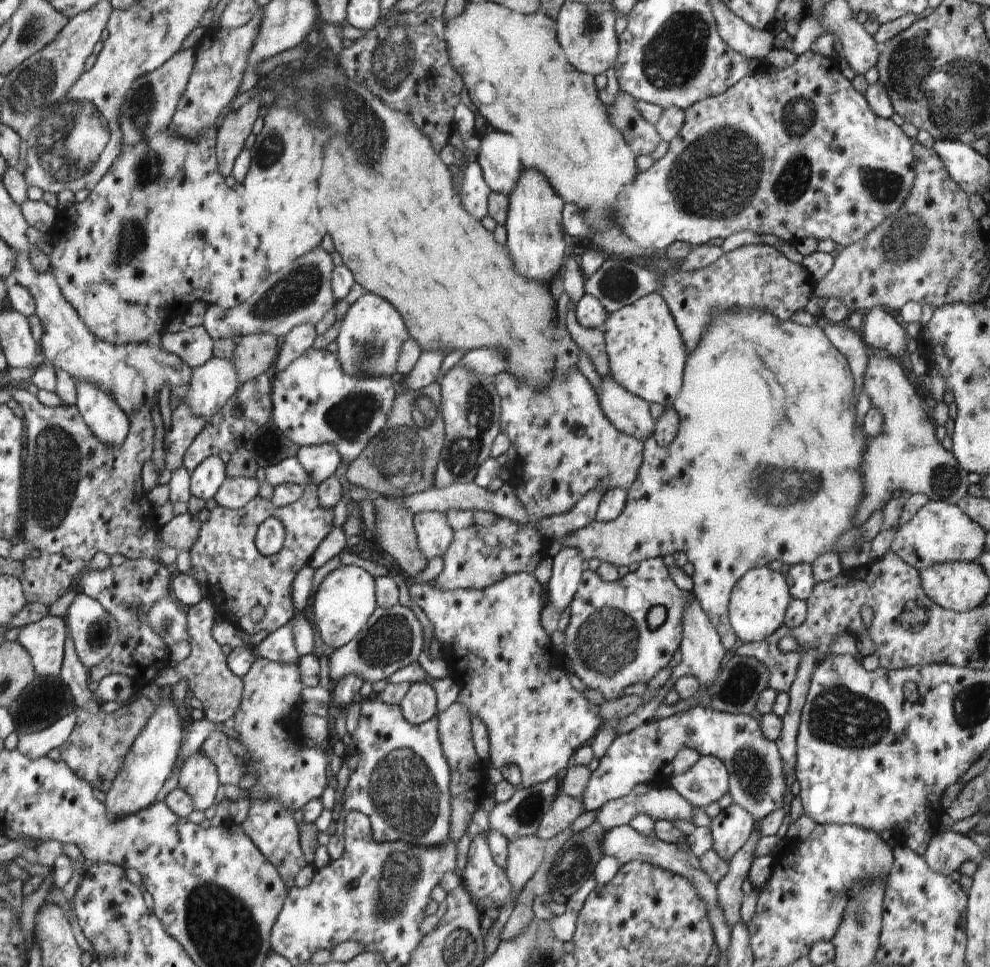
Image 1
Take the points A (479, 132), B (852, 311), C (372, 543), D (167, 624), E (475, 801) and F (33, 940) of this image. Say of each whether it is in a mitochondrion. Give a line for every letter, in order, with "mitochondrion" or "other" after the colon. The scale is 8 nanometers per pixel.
A: other
B: other
C: other
D: mitochondrion
E: other
F: other

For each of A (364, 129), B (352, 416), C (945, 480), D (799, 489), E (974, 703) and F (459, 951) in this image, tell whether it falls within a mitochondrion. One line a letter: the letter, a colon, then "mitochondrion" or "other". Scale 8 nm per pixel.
A: mitochondrion
B: mitochondrion
C: mitochondrion
D: mitochondrion
E: mitochondrion
F: mitochondrion

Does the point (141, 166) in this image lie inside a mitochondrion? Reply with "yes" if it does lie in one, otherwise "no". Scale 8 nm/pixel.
yes

